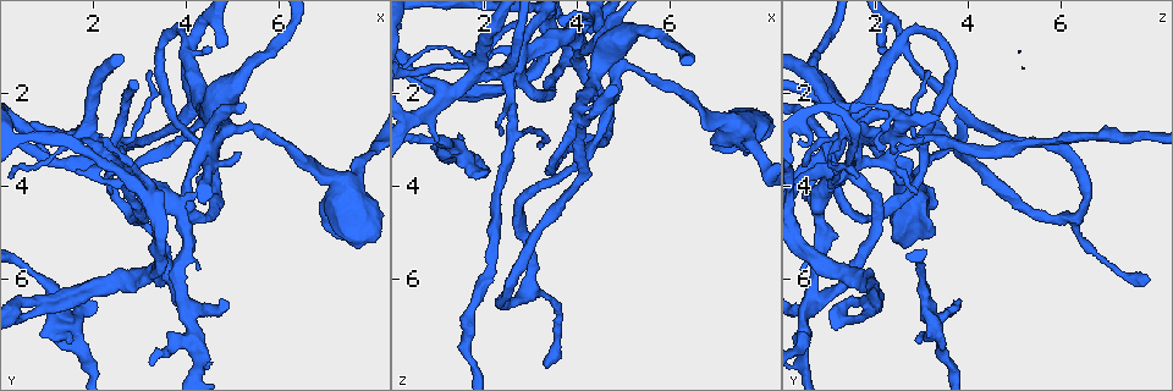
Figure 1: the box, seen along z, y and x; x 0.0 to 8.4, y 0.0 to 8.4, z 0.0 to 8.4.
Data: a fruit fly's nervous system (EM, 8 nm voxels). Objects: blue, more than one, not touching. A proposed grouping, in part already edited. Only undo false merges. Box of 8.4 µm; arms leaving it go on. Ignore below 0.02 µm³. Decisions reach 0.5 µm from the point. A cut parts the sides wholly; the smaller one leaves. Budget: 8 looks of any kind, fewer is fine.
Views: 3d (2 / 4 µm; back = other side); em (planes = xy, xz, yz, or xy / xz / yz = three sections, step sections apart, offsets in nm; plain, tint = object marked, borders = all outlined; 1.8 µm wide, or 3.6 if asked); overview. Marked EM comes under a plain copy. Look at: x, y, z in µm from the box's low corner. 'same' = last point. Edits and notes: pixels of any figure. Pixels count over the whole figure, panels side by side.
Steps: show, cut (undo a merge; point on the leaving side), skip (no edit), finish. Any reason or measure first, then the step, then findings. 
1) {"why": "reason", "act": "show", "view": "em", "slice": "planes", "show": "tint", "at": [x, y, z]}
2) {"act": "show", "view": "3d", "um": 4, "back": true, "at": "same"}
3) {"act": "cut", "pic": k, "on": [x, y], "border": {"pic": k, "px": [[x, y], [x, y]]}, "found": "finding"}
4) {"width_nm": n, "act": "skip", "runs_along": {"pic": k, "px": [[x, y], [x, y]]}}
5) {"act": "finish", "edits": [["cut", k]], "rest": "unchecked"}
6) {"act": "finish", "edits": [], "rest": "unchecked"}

{"why": "two arms at a narrow angle", "act": "show", "view": "em", "slice": "yz", "step": 8, "show": "tint", "at": [4.55, 3.30, 1.00]}

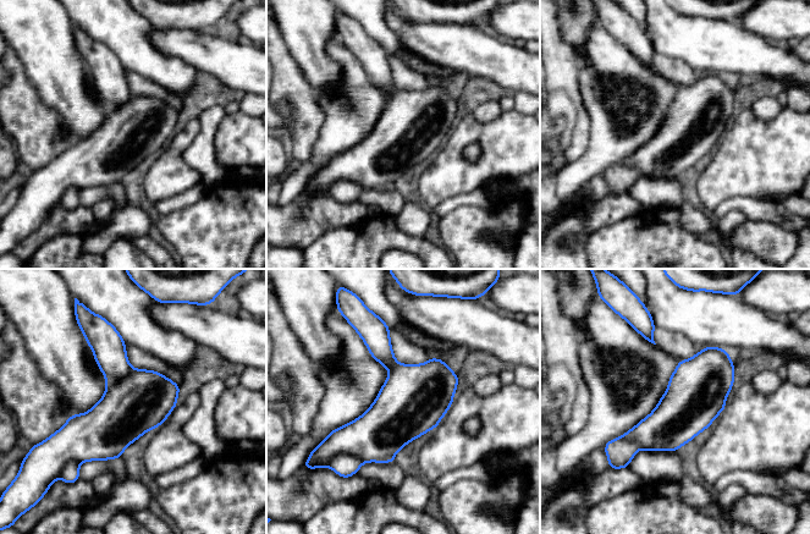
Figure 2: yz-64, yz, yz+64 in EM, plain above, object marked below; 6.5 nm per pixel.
{"act": "show", "view": "em", "slice": "planes", "show": "tint", "at": "same"}

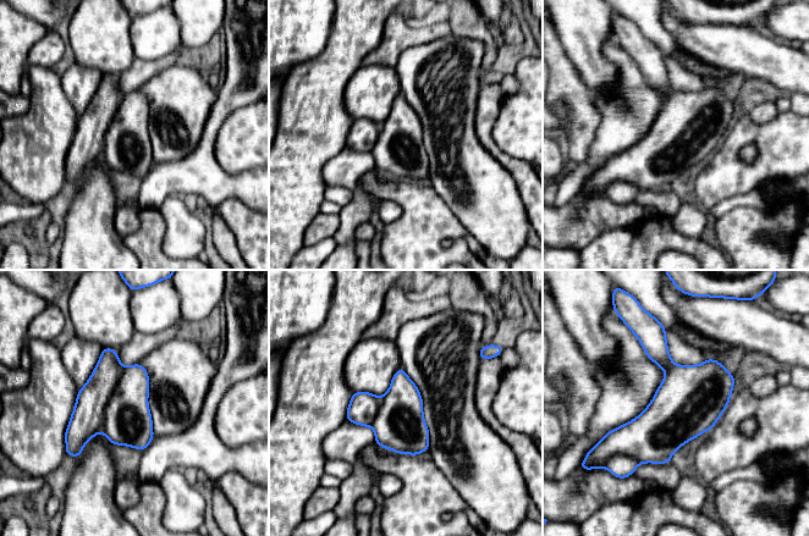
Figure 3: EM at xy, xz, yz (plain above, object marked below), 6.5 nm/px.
{"act": "cut", "pic": 3, "on": [621, 465], "border": {"pic": 3, "px": [[611, 457], [628, 454], [639, 463]]}, "found": "a second neuron is stuck on"}

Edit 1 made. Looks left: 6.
{"why": "redraw", "act": "show", "view": "overview"}

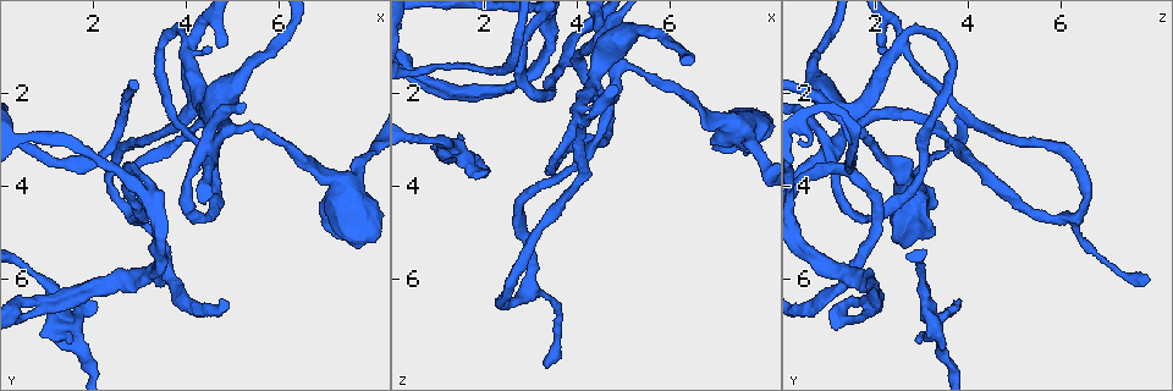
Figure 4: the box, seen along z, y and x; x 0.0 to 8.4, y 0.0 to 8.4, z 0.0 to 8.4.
{"why": "looks like a crossing", "act": "show", "view": "3d", "um": 4, "back": true, "at": [4.00, 1.00, 2.60]}

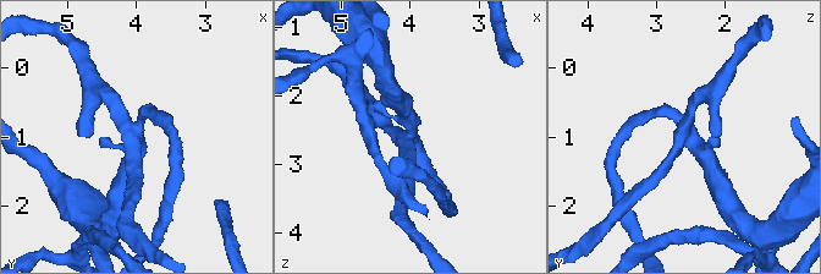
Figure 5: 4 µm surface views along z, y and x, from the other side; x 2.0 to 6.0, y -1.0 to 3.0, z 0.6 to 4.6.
{"why": "now the EM", "act": "show", "view": "em", "slice": "planes", "show": "tint", "at": [4.00, 1.05, 2.60]}

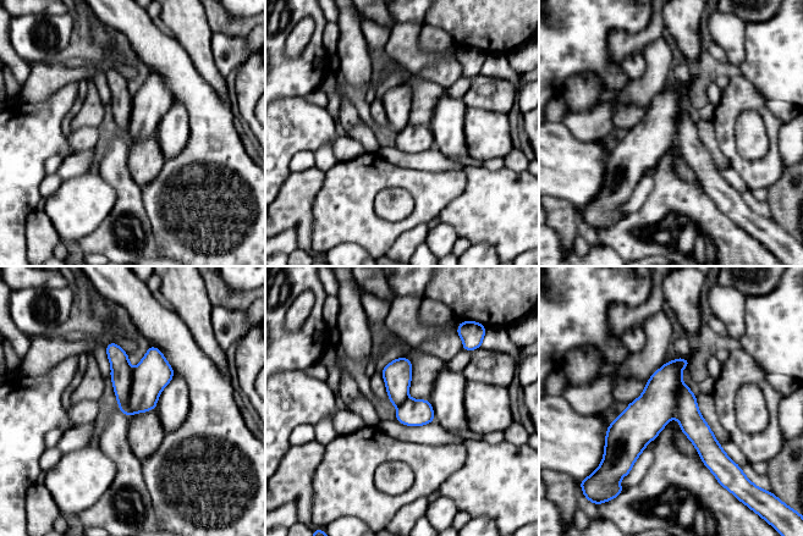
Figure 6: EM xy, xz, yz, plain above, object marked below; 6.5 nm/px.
{"width_nm": 180, "act": "skip", "found": "one neuron here"}

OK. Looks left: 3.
{"act": "finish", "edits": [["cut", 3]], "rest": "unchecked"}

